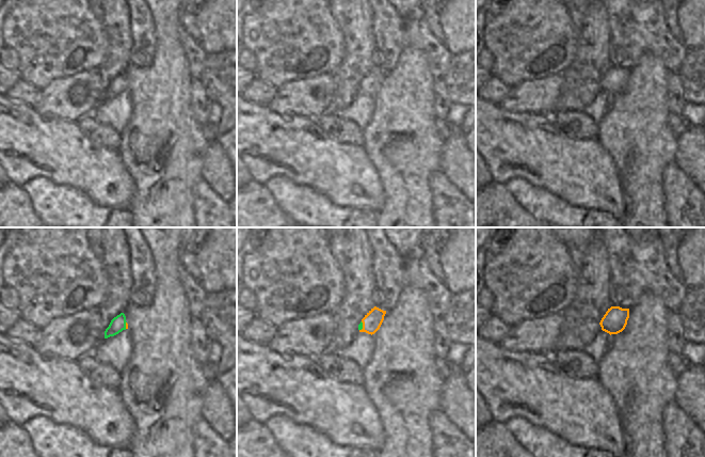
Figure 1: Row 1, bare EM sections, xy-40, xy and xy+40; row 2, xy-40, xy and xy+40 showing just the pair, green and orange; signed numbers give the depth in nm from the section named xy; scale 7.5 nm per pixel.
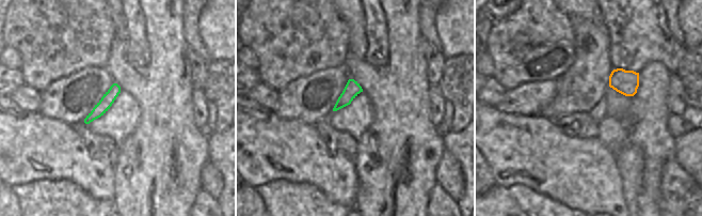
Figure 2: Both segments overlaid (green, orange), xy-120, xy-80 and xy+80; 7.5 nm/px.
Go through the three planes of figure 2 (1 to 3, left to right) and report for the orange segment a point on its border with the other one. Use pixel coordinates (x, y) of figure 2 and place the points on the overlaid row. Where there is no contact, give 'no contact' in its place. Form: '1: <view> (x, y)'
1: no contact
2: no contact
3: no contact

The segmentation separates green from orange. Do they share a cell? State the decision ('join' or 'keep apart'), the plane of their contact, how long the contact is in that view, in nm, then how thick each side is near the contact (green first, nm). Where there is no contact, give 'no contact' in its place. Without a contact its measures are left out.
keep apart | xy | 70 nm | 30/140 nm

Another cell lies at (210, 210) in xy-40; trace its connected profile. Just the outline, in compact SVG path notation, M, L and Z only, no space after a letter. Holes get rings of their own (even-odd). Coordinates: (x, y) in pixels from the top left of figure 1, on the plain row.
M202 178L194 186L192 207L196 227L233 227L228 202Z

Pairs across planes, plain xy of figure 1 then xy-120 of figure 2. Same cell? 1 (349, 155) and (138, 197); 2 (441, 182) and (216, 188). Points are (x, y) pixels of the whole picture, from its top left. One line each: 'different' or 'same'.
1: different
2: different

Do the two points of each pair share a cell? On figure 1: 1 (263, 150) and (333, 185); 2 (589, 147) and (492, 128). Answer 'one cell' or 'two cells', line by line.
1: one cell
2: one cell

